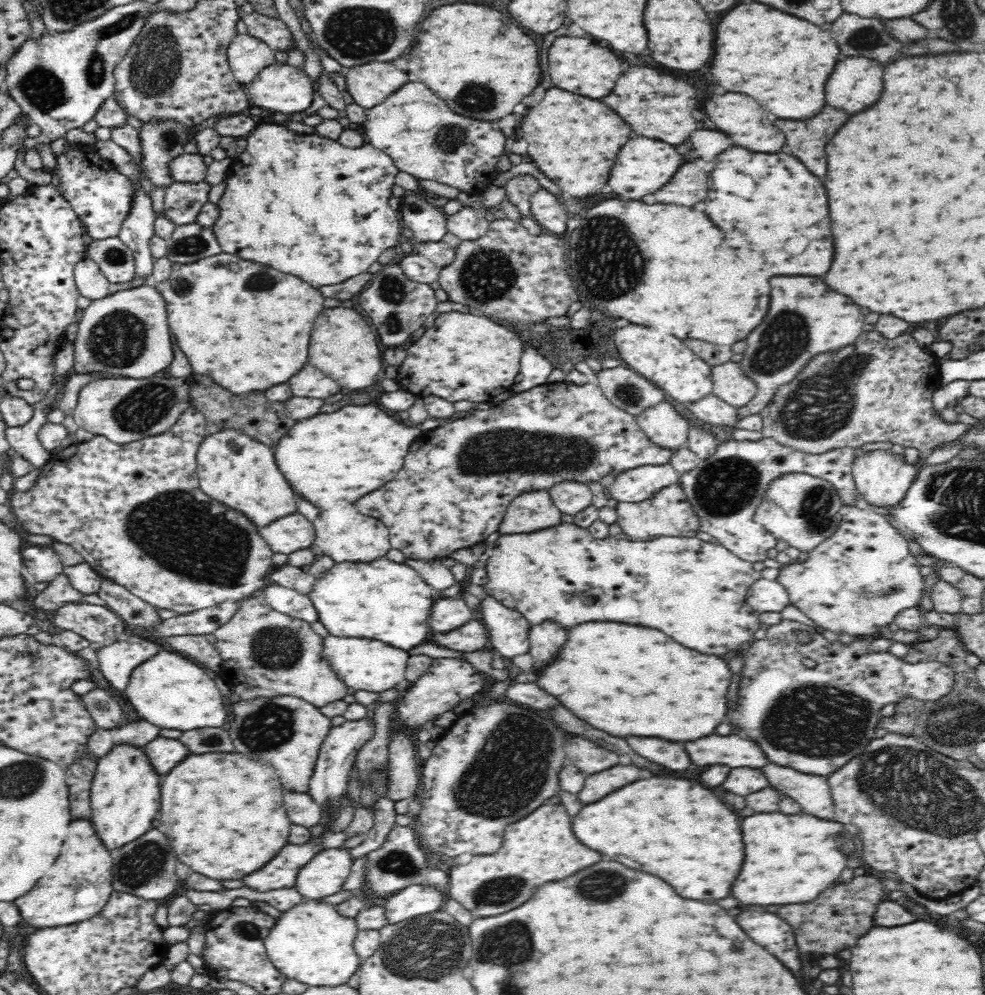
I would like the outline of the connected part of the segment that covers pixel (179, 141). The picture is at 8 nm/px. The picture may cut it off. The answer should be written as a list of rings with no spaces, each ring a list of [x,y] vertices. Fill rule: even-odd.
[[[176,119],[142,121],[139,130],[141,166],[145,176],[156,188],[165,190],[174,184],[170,162],[184,154],[184,146],[193,142],[191,127]]]

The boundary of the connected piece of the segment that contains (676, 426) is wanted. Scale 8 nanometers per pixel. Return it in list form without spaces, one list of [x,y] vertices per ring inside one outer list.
[[[668,402],[646,408],[642,414],[635,416],[635,421],[659,448],[677,451],[687,446],[690,425]]]

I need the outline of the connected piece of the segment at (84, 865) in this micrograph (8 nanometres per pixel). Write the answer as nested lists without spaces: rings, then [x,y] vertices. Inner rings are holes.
[[[100,841],[90,854],[74,854],[72,850],[64,852],[56,860],[52,870],[44,878],[40,878],[28,894],[17,898],[14,905],[22,920],[34,928],[54,928],[84,922],[101,912],[113,894],[112,866],[112,854]]]

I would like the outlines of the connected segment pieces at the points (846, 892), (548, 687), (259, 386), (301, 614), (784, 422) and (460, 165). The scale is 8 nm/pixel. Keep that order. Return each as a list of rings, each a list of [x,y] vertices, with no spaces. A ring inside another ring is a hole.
[[[856,876],[852,882],[834,884],[832,888],[824,890],[814,902],[796,904],[796,906],[774,906],[774,914],[786,920],[796,936],[798,952],[800,952],[800,972],[806,974],[810,966],[814,970],[822,970],[822,962],[826,958],[838,958],[842,946],[854,946],[854,942],[864,936],[874,926],[874,912],[876,906],[884,900],[886,890],[882,879],[874,876]]]
[[[584,622],[570,630],[558,662],[550,666],[550,674],[538,686],[556,696],[578,718],[608,734],[658,736],[672,742],[686,742],[714,734],[716,726],[726,720],[730,680],[732,672],[722,658],[694,654],[694,650],[678,646],[678,642],[658,630],[618,622]]]
[[[224,251],[198,262],[176,264],[172,274],[156,284],[155,289],[166,301],[170,332],[190,360],[192,370],[210,376],[218,386],[230,390],[234,398],[284,384],[298,374],[308,358],[310,330],[324,308],[324,296],[300,278],[282,274],[258,262],[234,258]]]
[[[270,584],[263,588],[264,600],[278,612],[299,618],[306,622],[318,621],[318,611],[309,595],[302,594],[293,588]]]
[[[864,332],[856,340],[854,346],[848,346],[846,350],[838,350],[834,354],[822,354],[822,358],[818,358],[818,362],[806,364],[806,368],[800,370],[800,373],[798,373],[798,376],[793,381],[790,381],[788,385],[782,386],[778,390],[778,394],[775,395],[775,398],[759,414],[764,423],[761,434],[766,438],[773,439],[778,444],[788,446],[800,452],[807,452],[808,454],[822,454],[832,449],[844,447],[859,449],[863,444],[868,444],[868,442],[892,442],[892,444],[900,444],[904,448],[917,448],[920,456],[926,458],[930,456],[934,445],[949,440],[956,440],[958,436],[962,436],[969,428],[966,424],[960,423],[950,425],[950,423],[944,421],[941,415],[935,415],[932,398],[934,391],[942,385],[940,378],[939,359],[928,348],[921,347],[913,335],[902,334],[902,336],[894,338],[894,340],[886,340],[878,332]]]
[[[407,82],[366,112],[366,138],[389,154],[400,172],[448,184],[470,195],[478,195],[497,174],[495,166],[506,142],[498,122],[474,122],[454,114],[420,82]]]

